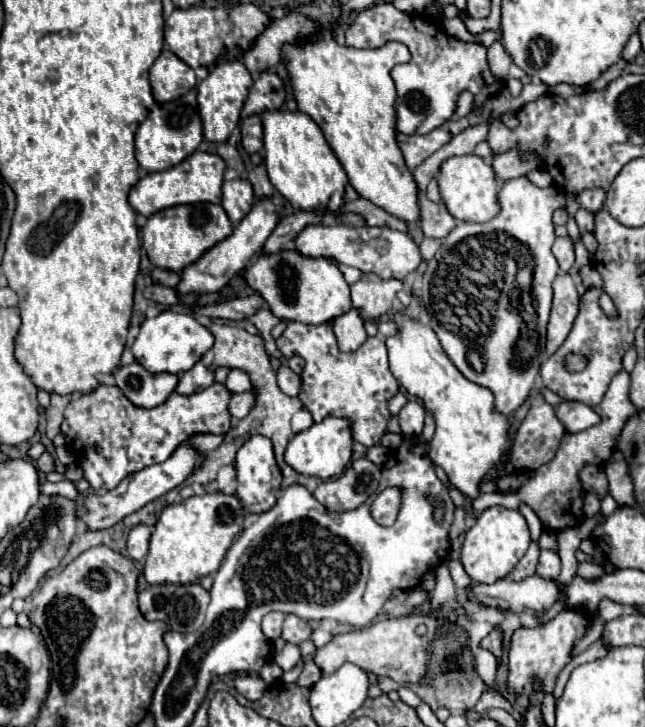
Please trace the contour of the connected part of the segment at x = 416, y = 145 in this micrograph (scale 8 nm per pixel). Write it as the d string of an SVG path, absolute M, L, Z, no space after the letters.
M443 126L432 130L430 134L396 134L396 142L404 154L404 160L410 170L414 170L418 164L422 164L430 154L434 154L440 146L444 146L450 140L450 132Z

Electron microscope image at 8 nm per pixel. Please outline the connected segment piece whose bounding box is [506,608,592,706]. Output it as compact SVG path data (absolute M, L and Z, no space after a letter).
M566 608L544 624L538 624L534 628L524 628L524 630L518 628L512 634L510 650L508 650L508 678L506 678L508 692L516 694L522 706L530 702L530 696L534 694L536 684L542 684L544 694L552 694L558 674L572 660L572 650L576 642L586 634L590 626L592 626L592 620L586 618L586 614L578 614L578 610Z

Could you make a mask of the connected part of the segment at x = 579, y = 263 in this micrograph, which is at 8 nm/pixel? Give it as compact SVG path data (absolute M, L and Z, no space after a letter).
M576 240L576 242L574 242L574 250L576 250L576 262L574 262L574 266L572 266L572 270L568 272L570 276L578 276L578 272L580 272L580 268L588 264L588 250L584 248L584 244L582 244L582 240Z

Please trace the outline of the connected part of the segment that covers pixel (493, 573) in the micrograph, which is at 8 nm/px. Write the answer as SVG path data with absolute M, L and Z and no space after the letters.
M494 506L484 510L478 516L476 524L466 532L460 560L464 564L466 574L474 582L496 582L498 578L504 578L514 570L514 566L526 554L528 546L530 546L530 530L526 518L518 510Z

